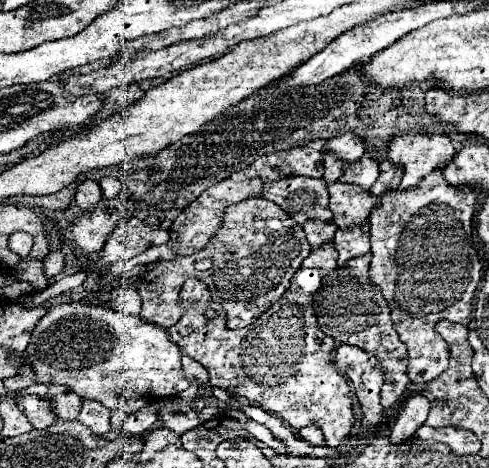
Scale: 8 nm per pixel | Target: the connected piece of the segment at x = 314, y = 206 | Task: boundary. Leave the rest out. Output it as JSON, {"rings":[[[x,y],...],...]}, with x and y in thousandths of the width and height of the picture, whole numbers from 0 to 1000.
{"rings":[[[626,376],[581,380],[540,397],[540,423],[573,440],[605,479],[626,470],[679,474],[679,449],[671,444],[675,419],[663,385],[642,385]]]}

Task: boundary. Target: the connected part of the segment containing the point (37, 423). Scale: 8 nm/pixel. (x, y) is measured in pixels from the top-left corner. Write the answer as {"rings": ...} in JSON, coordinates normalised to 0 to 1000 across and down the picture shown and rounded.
{"rings":[[[53,846],[53,850],[41,850],[37,859],[37,872],[41,880],[53,885],[57,902],[74,915],[74,919],[86,919],[86,915],[102,915],[110,906],[110,889],[98,872],[98,855],[86,855],[78,846]]]}

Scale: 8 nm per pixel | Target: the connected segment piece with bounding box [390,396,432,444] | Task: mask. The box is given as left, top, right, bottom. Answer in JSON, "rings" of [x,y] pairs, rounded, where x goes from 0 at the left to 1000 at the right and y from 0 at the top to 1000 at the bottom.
{"rings":[[[843,846],[834,850],[834,859],[826,863],[822,880],[814,885],[802,923],[798,923],[798,940],[806,949],[818,949],[834,936],[843,936],[851,927],[851,919],[867,906],[875,880],[879,880],[879,855],[871,846]]]}

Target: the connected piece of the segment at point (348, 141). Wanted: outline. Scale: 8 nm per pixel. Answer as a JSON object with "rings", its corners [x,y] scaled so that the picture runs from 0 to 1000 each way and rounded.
{"rings":[[[720,282],[671,299],[663,321],[667,325],[687,325],[687,333],[708,342],[708,350],[720,350],[720,342],[732,342],[736,329],[744,329],[744,312],[740,312],[736,295],[728,286],[720,286]]]}

